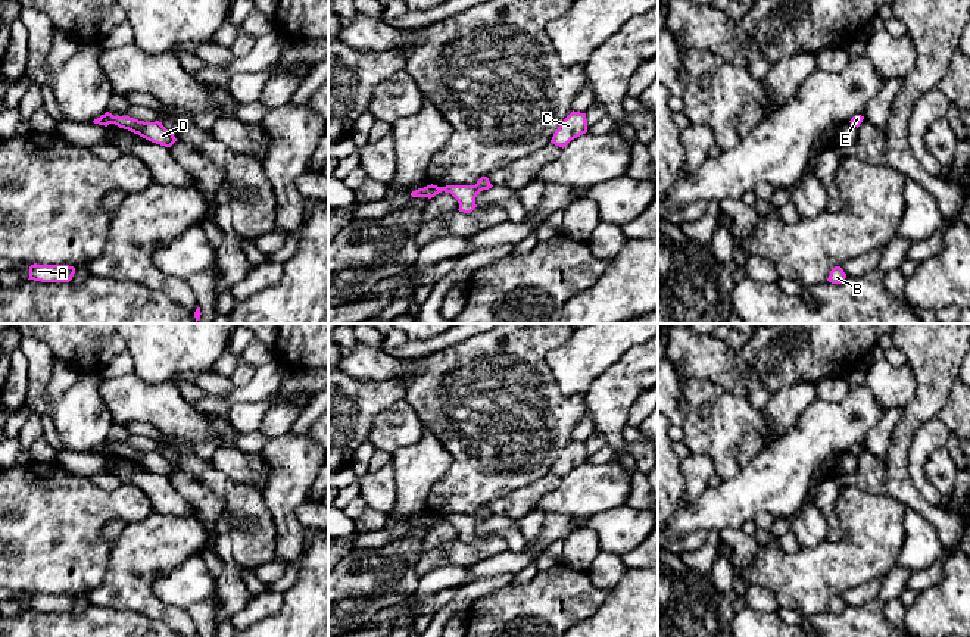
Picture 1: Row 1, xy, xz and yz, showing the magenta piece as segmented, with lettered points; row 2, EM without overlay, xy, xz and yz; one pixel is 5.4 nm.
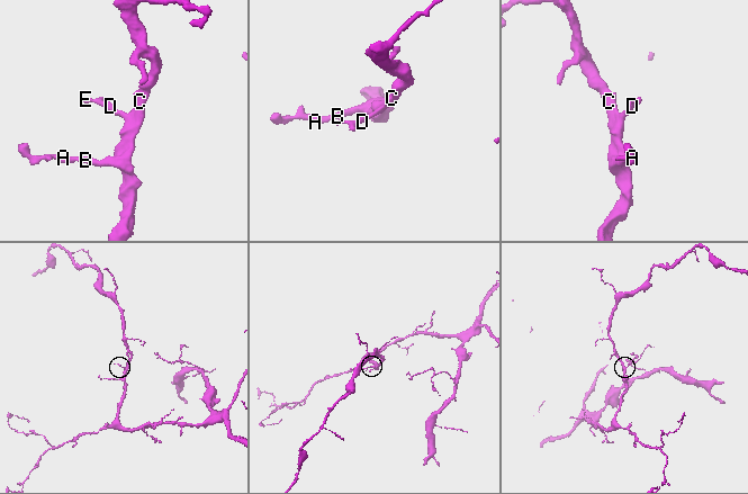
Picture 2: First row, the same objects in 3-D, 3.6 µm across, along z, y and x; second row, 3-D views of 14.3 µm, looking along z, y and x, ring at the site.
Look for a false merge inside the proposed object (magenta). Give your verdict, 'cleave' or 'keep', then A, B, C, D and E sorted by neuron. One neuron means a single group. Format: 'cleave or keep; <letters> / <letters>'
keep; A B C D E

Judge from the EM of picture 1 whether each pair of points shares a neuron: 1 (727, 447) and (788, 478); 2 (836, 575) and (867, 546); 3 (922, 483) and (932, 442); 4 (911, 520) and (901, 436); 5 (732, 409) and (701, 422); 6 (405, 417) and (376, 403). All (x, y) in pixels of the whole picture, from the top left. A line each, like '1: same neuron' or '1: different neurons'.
1: different neurons
2: same neuron
3: same neuron
4: different neurons
5: same neuron
6: different neurons

